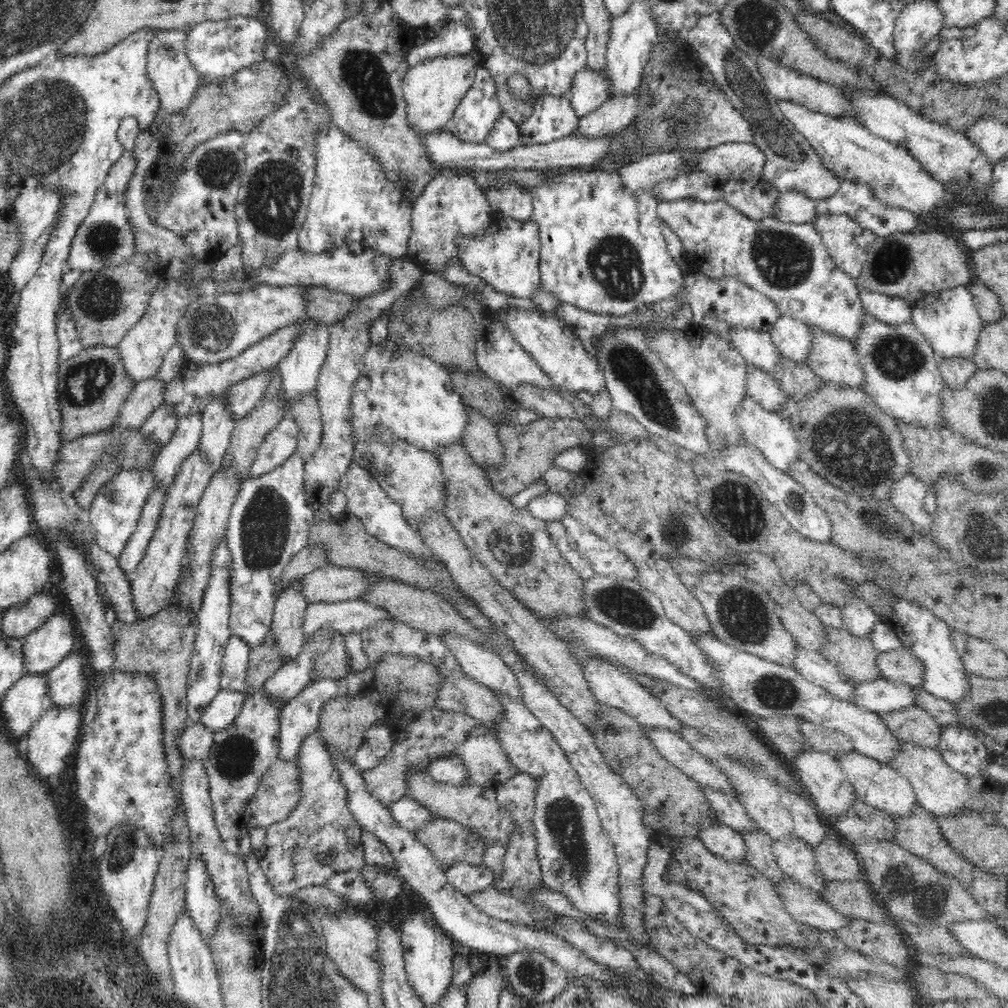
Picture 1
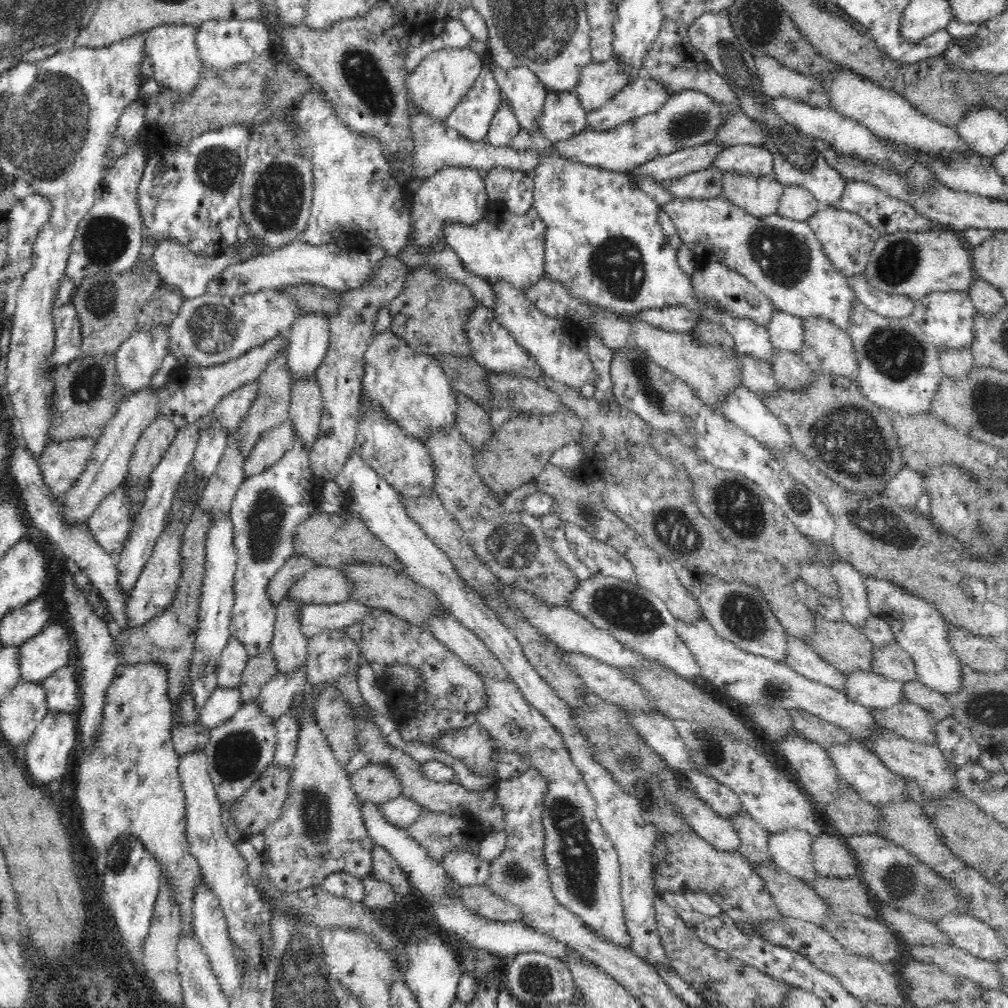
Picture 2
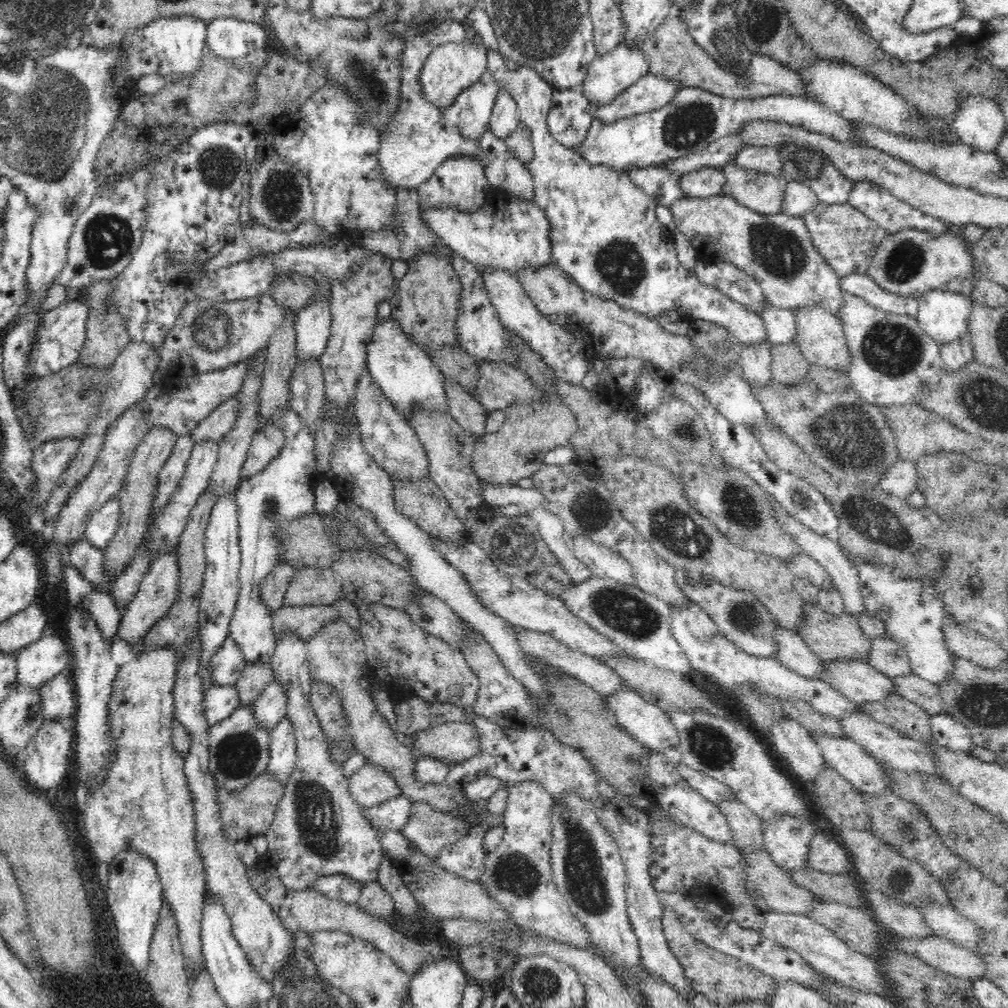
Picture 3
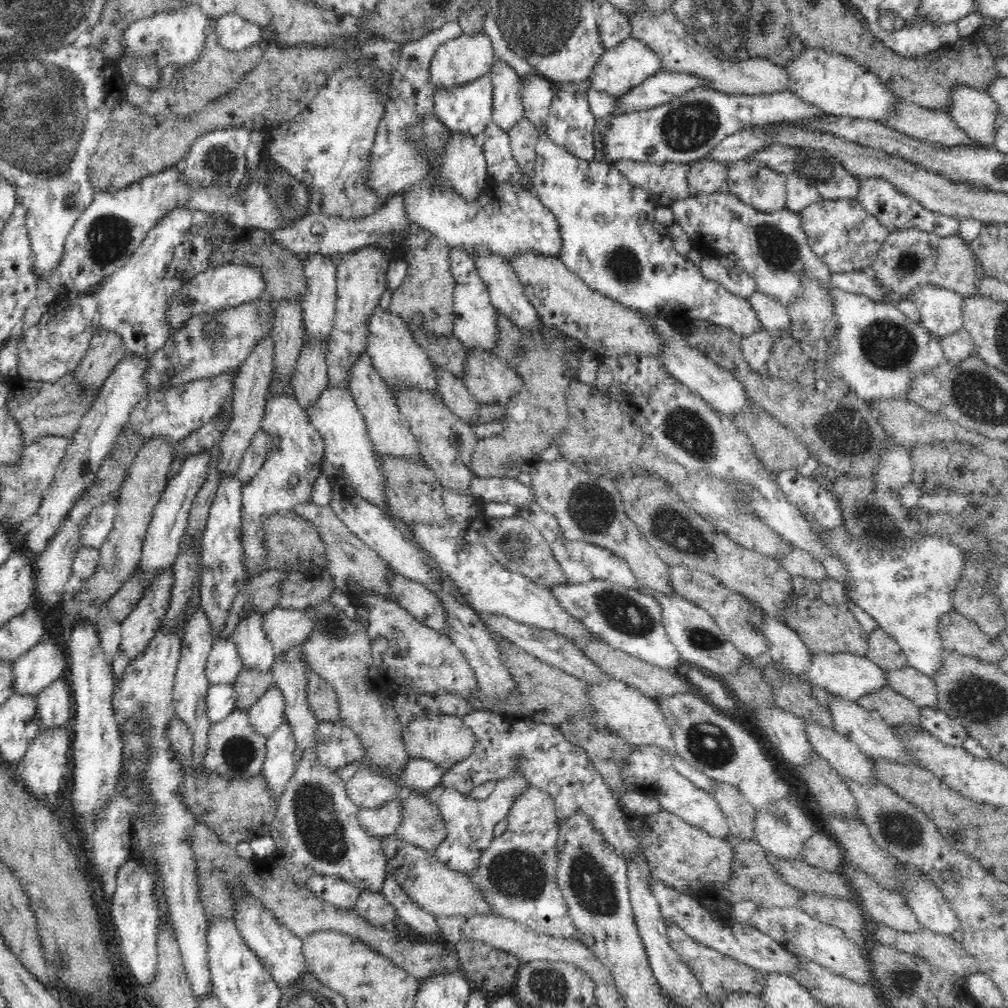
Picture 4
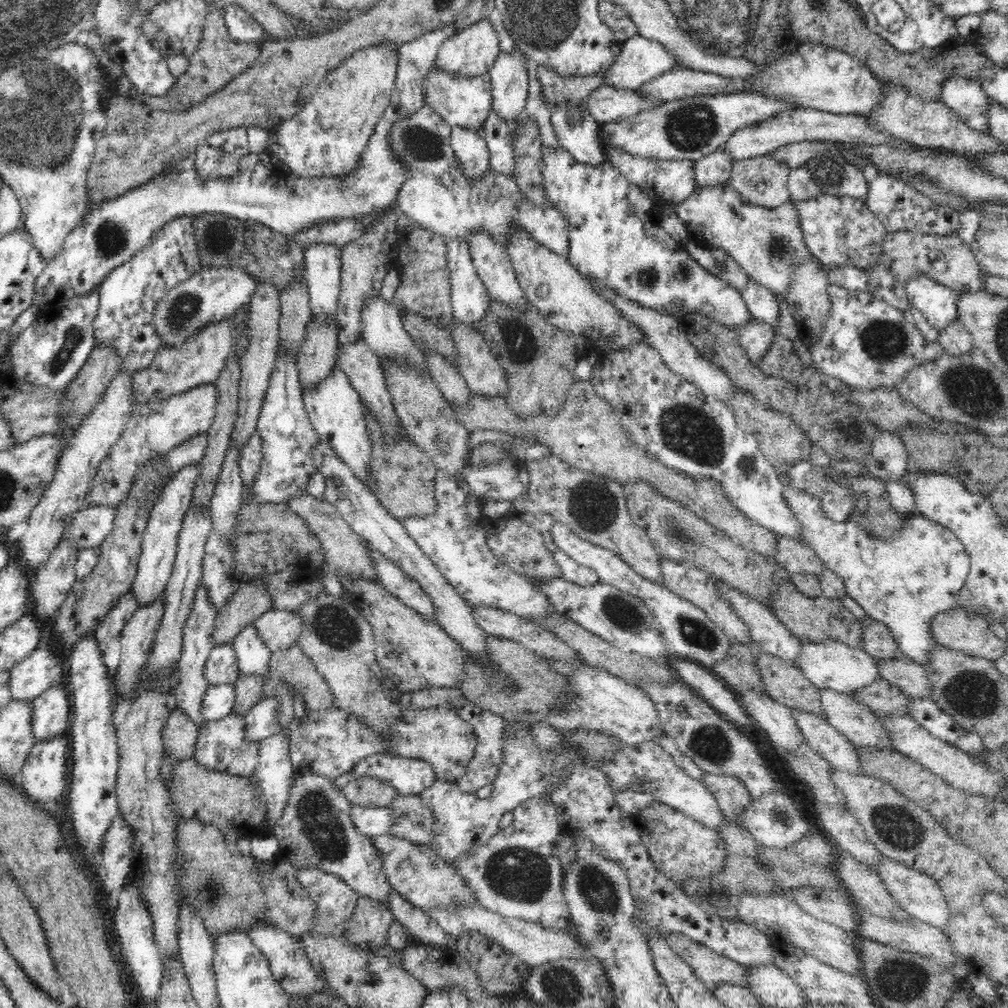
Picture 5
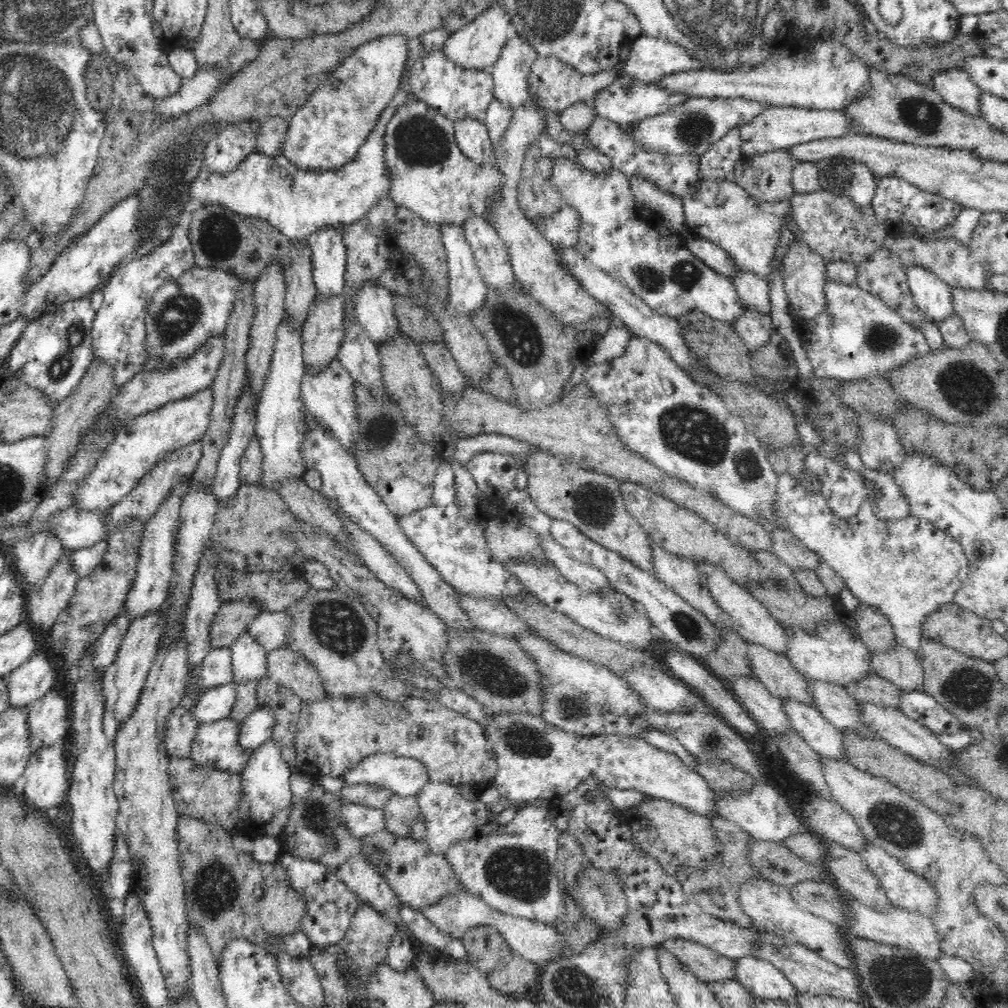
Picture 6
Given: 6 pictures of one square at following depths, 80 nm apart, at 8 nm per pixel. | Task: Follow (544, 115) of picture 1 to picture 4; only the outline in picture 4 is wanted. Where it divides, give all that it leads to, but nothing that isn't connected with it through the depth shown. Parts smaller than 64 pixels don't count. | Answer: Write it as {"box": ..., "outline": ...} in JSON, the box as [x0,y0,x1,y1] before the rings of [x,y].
{"box":[547,83,596,161],"outline":[[[566,83],[554,93],[547,116],[547,131],[556,145],[564,146],[565,150],[581,160],[594,161],[596,147],[594,147],[593,130],[596,121],[590,110],[587,92],[580,91],[580,85]]]}

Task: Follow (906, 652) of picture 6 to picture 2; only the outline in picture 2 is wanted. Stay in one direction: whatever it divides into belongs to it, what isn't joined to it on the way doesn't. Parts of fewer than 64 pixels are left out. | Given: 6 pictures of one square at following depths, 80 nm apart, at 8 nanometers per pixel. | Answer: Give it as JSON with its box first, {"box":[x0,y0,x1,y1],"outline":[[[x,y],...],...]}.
{"box":[905,680,953,722],"outline":[[[918,680],[905,683],[905,699],[907,702],[919,705],[926,710],[936,722],[953,717],[952,706],[949,705],[944,695],[924,686]]]}

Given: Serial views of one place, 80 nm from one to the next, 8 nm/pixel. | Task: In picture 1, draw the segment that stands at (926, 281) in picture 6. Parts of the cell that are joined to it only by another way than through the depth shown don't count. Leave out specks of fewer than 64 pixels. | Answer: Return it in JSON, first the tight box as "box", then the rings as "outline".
{"box":[912,286,982,360],"outline":[[[956,286],[921,298],[912,306],[912,322],[926,340],[929,340],[929,345],[939,360],[944,358],[973,360],[979,334],[982,332],[982,322],[968,286]]]}

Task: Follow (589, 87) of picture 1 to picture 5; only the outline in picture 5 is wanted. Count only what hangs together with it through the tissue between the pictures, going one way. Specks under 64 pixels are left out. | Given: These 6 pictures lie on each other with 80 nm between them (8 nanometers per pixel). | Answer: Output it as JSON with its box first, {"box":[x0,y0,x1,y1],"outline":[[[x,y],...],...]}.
{"box":[602,34,680,90],"outline":[[[636,34],[616,47],[613,63],[602,73],[606,85],[635,90],[674,67],[680,66],[659,42]]]}

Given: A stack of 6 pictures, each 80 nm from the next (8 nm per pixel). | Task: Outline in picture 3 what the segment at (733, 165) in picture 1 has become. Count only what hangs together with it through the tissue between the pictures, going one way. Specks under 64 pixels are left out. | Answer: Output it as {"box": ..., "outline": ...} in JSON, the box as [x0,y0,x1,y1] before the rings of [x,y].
{"box":[728,146,782,174],"outline":[[[744,146],[728,165],[736,165],[738,169],[756,170],[760,173],[782,174],[782,160],[778,155],[778,147]]]}

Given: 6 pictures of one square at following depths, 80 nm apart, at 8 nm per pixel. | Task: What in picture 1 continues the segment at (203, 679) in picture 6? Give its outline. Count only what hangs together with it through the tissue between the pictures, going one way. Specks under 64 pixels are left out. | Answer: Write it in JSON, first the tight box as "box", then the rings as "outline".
{"box":[221,636,249,692],"outline":[[[231,636],[221,663],[221,690],[247,692],[249,652],[248,644],[242,638]]]}

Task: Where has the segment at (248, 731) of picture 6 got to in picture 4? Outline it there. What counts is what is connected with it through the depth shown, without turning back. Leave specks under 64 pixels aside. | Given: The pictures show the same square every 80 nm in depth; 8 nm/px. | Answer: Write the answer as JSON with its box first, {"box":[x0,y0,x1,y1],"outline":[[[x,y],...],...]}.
{"box":[249,684,285,738],"outline":[[[276,684],[269,686],[264,696],[249,710],[250,724],[268,738],[285,720],[285,699]]]}

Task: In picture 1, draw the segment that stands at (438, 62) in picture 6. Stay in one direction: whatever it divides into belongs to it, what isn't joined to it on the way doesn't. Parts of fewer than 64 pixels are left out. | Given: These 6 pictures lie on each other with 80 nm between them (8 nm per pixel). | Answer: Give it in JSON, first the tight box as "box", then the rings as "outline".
{"box":[444,66,503,144],"outline":[[[479,66],[470,90],[464,95],[444,129],[462,142],[482,144],[503,114],[492,75]]]}

